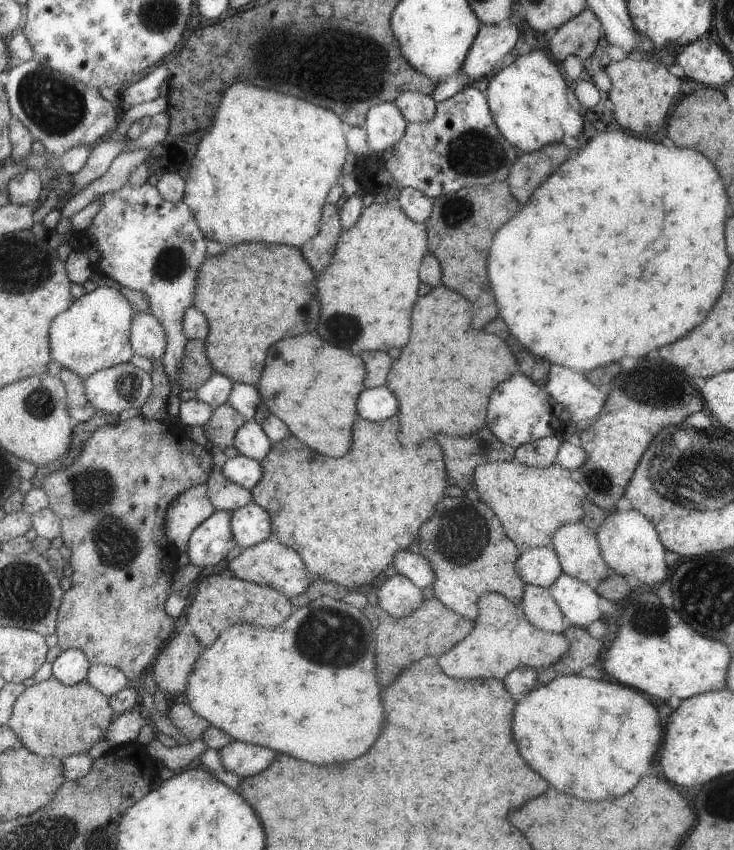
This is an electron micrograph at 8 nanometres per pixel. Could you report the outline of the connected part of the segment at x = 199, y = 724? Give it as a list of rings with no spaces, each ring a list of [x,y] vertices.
[[[178,699],[172,706],[169,718],[189,742],[201,739],[203,733],[212,725],[184,699]]]

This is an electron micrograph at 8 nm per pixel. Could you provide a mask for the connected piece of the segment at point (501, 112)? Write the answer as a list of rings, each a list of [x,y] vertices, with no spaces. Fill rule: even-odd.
[[[532,50],[520,54],[508,67],[503,67],[490,78],[487,88],[488,101],[501,132],[521,152],[539,151],[549,143],[559,143],[567,136],[577,137],[583,128],[578,110],[573,110],[567,100],[567,84],[559,68],[547,54]]]

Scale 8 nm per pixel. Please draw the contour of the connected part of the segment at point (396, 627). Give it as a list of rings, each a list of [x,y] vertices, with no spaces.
[[[436,596],[427,599],[411,615],[406,617],[394,617],[380,604],[366,606],[364,611],[367,616],[377,624],[377,660],[381,660],[381,682],[383,686],[393,684],[399,674],[409,665],[416,663],[425,657],[440,657],[452,650],[456,644],[468,638],[476,627],[476,621],[461,616],[446,604],[443,604]]]

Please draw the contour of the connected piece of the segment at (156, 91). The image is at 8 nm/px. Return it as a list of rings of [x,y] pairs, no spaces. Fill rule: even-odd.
[[[159,62],[156,68],[146,74],[137,82],[128,86],[122,93],[122,97],[130,106],[137,106],[141,102],[151,102],[155,98],[159,98],[161,94],[161,84],[168,82],[171,76],[169,68],[164,62]]]

